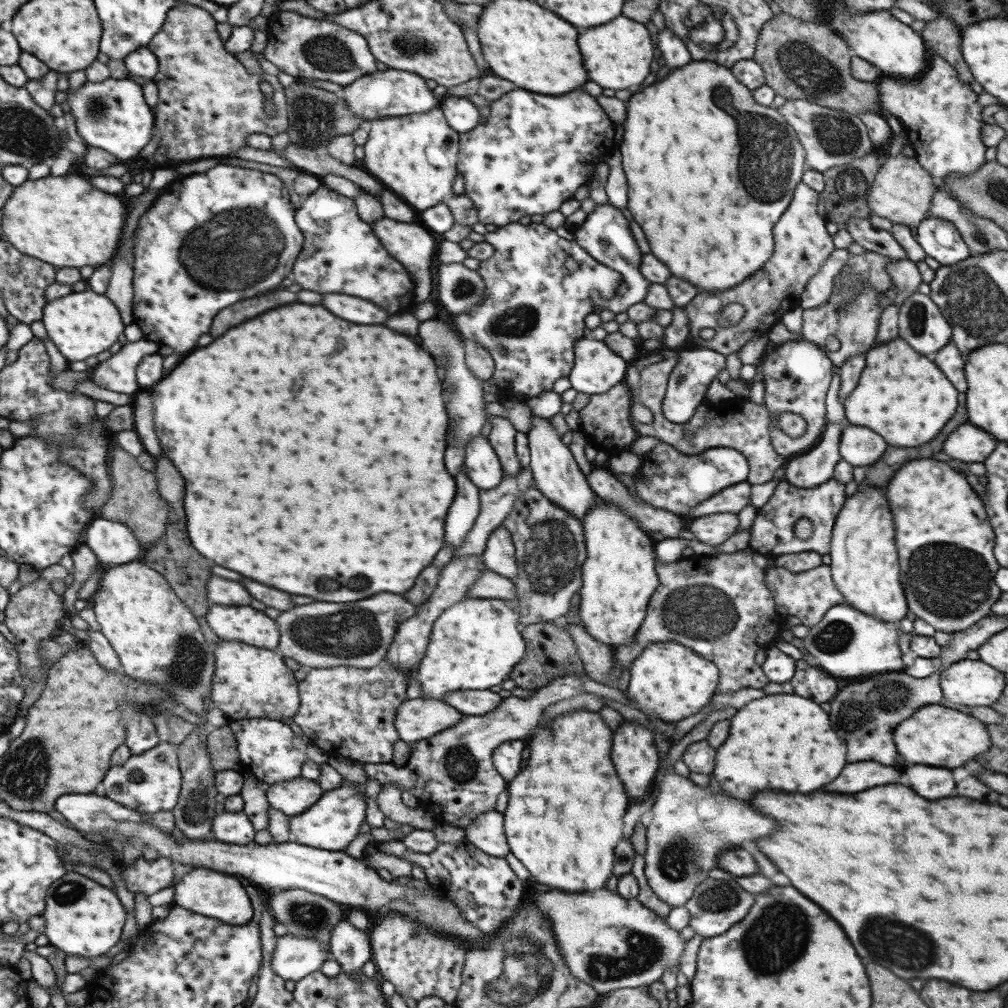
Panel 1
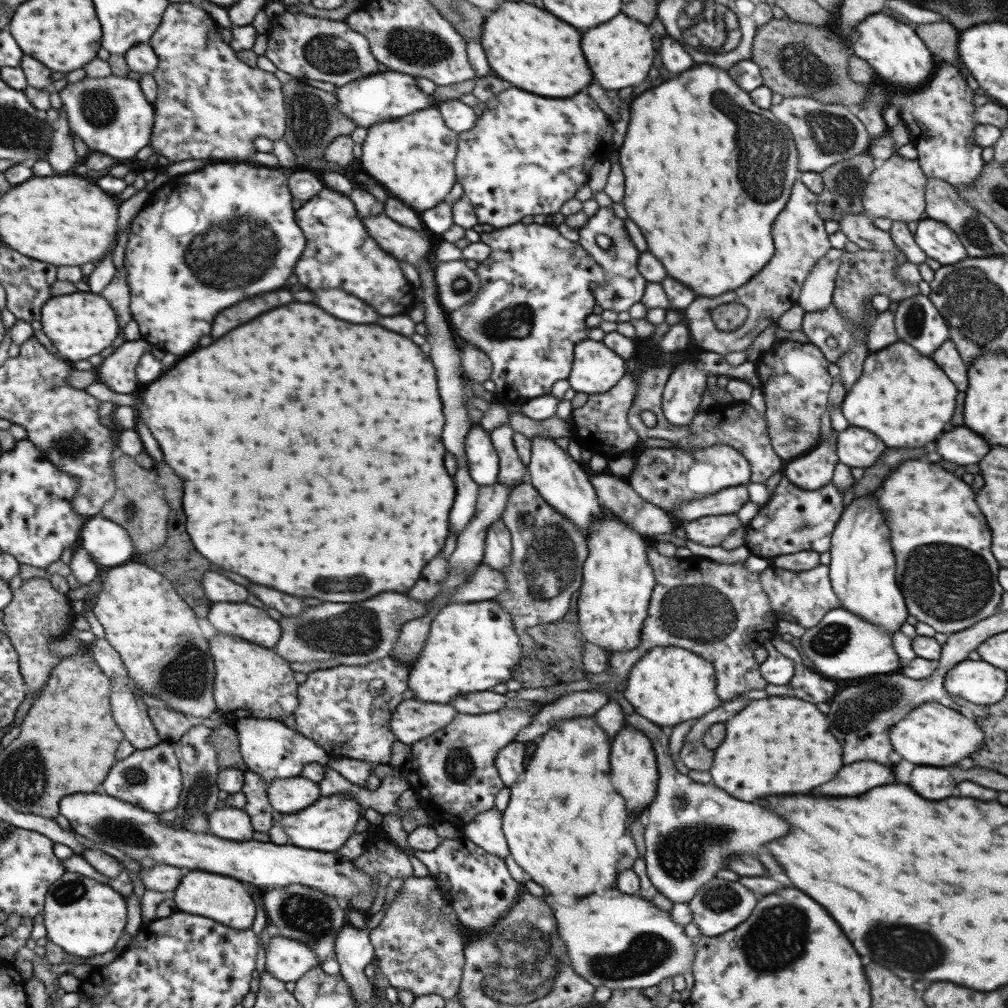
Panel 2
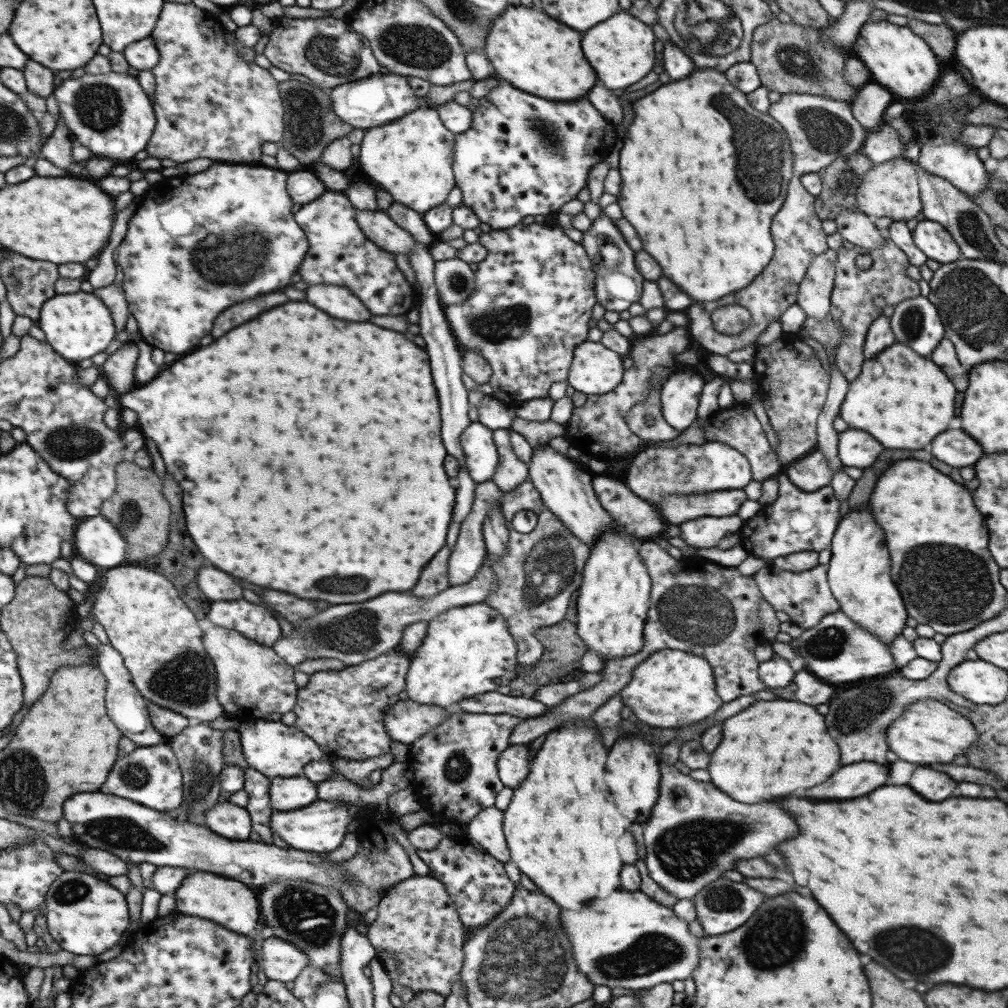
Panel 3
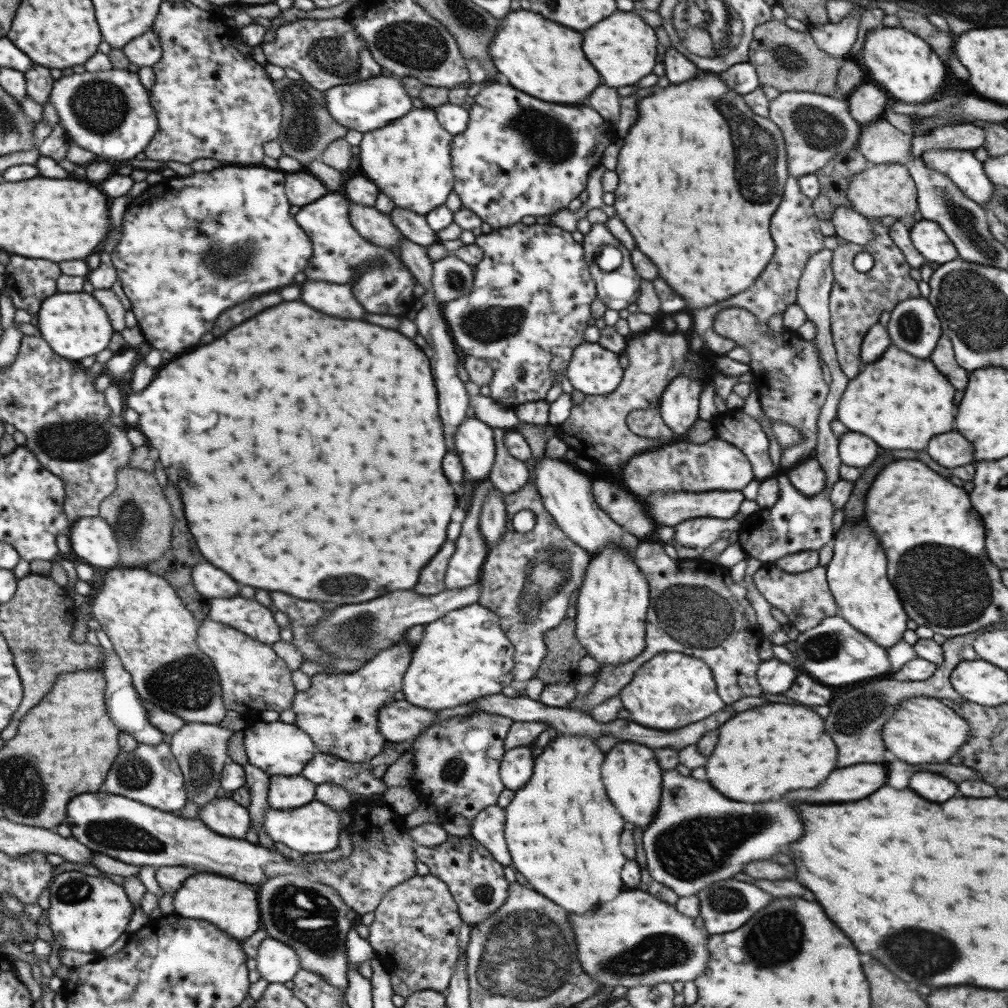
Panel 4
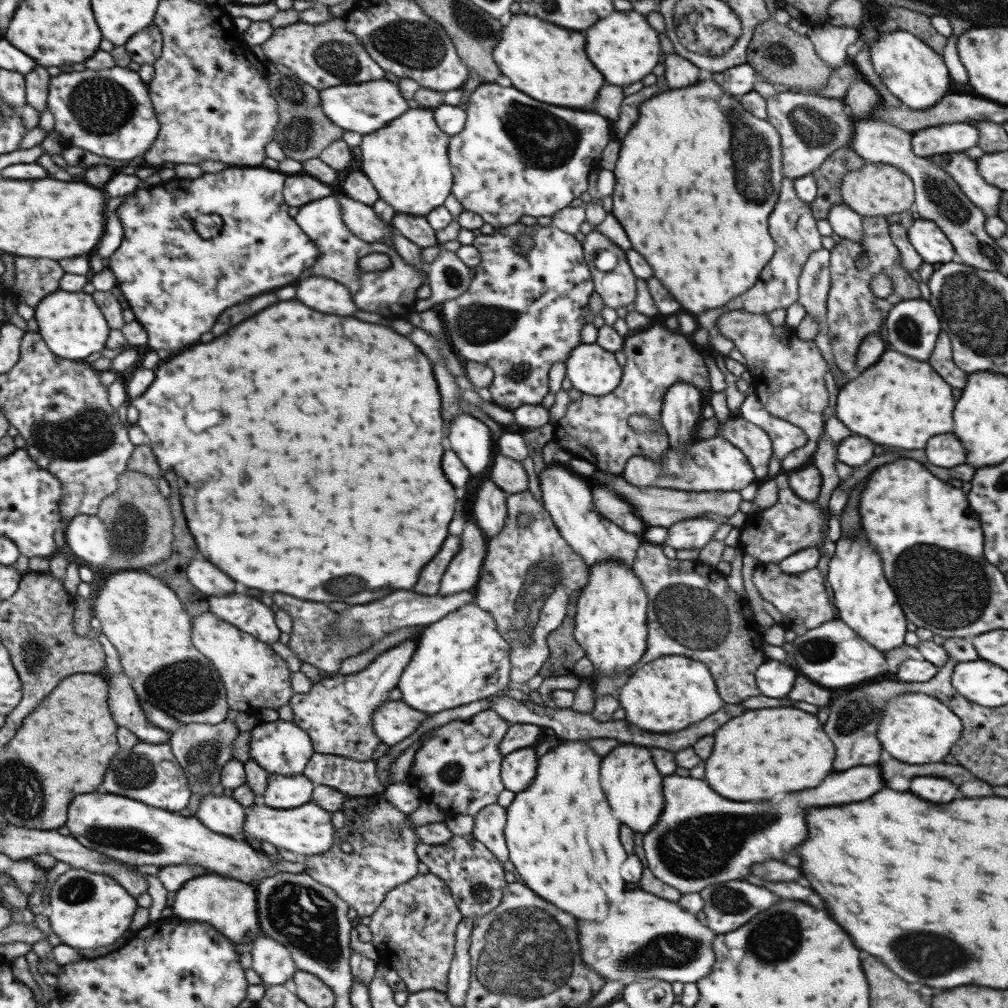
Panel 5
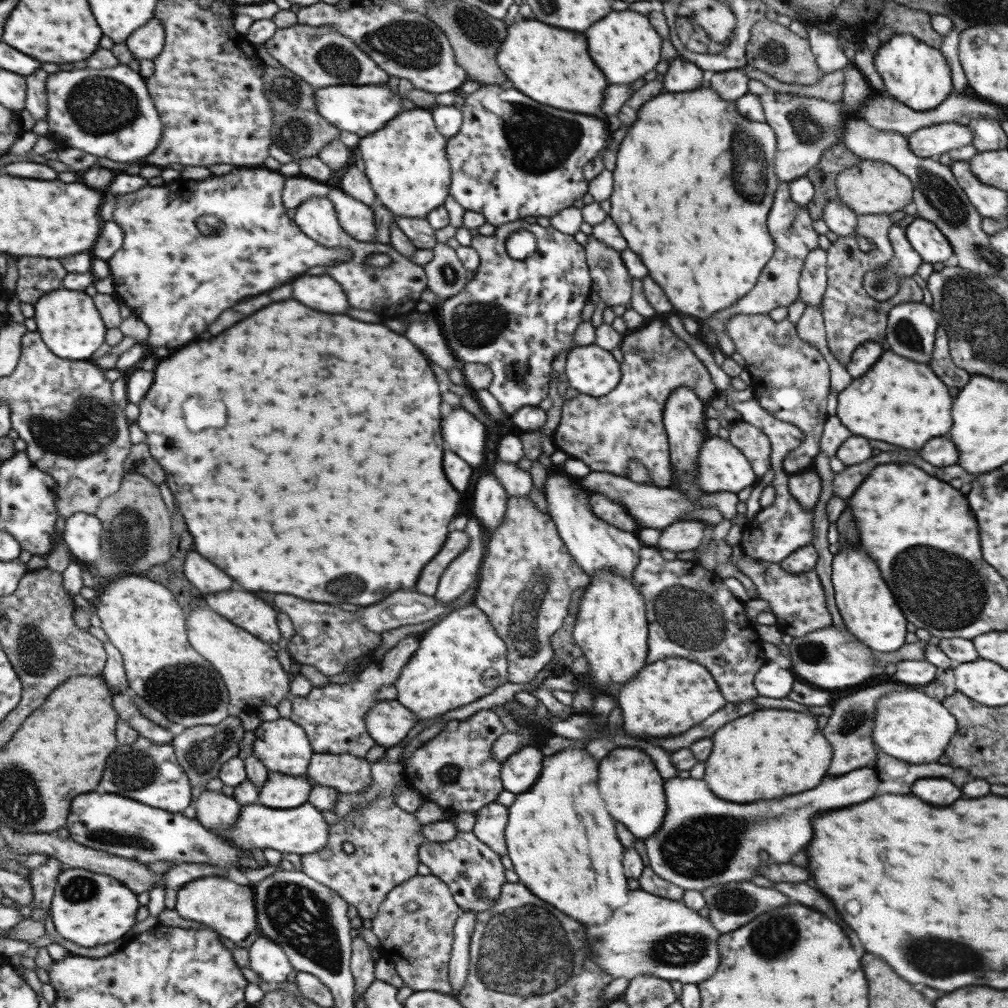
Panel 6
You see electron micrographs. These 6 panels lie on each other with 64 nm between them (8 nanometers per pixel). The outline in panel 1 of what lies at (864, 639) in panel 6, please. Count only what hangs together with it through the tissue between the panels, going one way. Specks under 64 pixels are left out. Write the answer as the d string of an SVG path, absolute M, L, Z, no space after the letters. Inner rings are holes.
M877 488L856 490L845 498L832 526L828 555L830 578L843 597L843 604L887 623L898 623L905 617L907 609L897 580L899 566L893 546L891 514Z

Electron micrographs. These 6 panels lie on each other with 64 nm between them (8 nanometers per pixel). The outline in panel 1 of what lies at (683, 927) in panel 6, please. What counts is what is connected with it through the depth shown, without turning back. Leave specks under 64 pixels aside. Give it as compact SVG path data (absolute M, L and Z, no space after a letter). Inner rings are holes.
M595 890L595 892L583 892L583 894L561 894L561 892L545 892L545 894L539 894L539 896L531 896L535 905L539 906L541 913L547 917L547 922L551 923L551 933L553 933L553 939L555 939L555 945L557 945L557 951L559 955L563 956L563 962L567 964L567 968L571 970L571 975L576 979L579 979L591 988L595 989L595 992L599 995L605 994L615 990L617 988L637 988L643 986L649 986L655 980L660 980L661 974L669 968L679 967L679 958L683 954L683 948L685 948L685 940L679 937L679 933L675 931L673 927L667 925L666 920L663 917L655 914L655 912L647 909L639 901L635 899L625 899L619 896L616 892L609 892L609 890Z

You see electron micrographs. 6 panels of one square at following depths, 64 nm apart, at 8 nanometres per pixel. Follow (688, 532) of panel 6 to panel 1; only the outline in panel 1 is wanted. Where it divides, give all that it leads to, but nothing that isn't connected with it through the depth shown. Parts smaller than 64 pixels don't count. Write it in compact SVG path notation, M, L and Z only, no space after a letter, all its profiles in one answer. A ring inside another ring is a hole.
M719 512L719 514L708 514L694 518L687 522L686 530L693 534L693 538L699 543L715 546L727 540L736 532L738 518L736 514Z

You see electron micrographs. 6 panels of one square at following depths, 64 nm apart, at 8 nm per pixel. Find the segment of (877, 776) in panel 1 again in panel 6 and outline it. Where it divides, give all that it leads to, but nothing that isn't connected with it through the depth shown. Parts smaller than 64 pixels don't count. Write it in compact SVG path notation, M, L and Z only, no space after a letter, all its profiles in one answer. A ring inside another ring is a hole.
M871 768L851 770L843 776L823 778L817 788L807 792L799 792L795 796L785 796L781 800L765 800L755 804L731 804L725 800L715 798L708 788L705 788L703 779L669 778L664 781L665 816L661 826L646 838L643 843L647 853L648 867L660 879L675 884L684 891L701 891L715 884L727 882L743 882L757 876L757 870L767 864L783 864L795 854L795 850L805 848L813 836L811 818L829 810L847 808L851 804L865 802L873 796L877 784L877 776Z

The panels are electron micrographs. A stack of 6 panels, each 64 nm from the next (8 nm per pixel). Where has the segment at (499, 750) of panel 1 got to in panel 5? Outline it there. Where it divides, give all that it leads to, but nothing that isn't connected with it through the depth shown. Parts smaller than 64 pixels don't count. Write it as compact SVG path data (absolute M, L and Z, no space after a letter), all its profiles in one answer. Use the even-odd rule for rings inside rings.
M533 746L521 748L502 756L500 779L508 791L517 793L533 780L533 766L537 768L537 754Z

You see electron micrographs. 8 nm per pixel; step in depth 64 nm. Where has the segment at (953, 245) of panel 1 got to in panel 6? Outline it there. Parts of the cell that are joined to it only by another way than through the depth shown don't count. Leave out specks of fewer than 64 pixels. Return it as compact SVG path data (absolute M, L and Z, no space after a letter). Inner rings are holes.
M915 217L904 228L904 236L908 244L915 249L923 263L949 261L953 256L952 248L939 233L939 229L928 220Z

